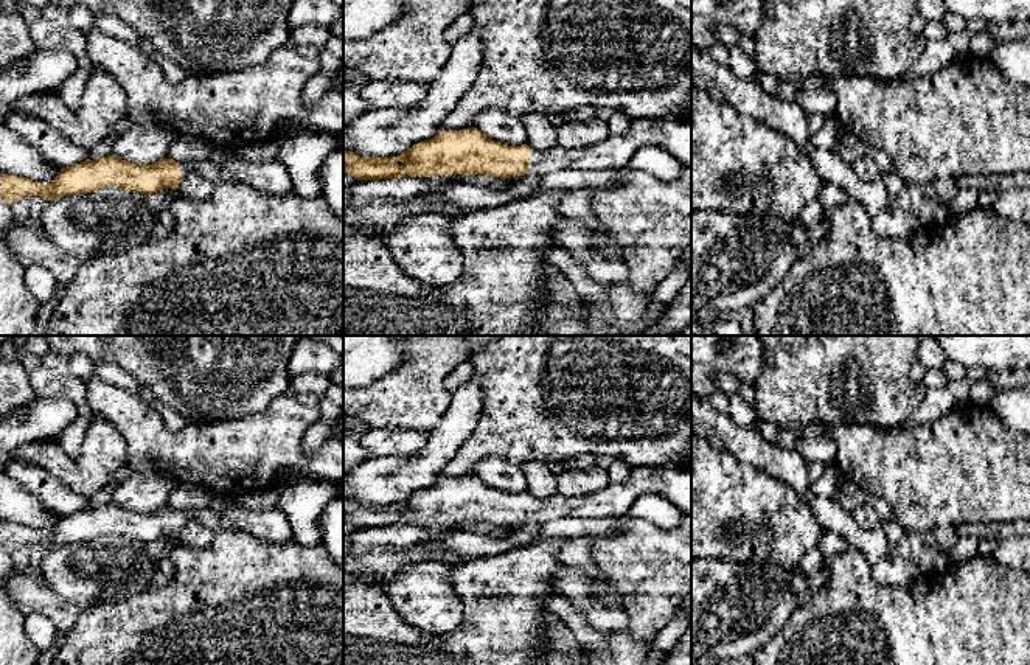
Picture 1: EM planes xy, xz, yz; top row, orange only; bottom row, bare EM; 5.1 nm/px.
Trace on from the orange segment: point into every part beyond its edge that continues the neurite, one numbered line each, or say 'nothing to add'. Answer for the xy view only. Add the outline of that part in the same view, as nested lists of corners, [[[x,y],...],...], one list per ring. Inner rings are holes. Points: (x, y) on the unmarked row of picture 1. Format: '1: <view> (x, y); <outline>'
1: xy (272, 525); [[[238,505],[219,511],[208,507],[200,510],[179,510],[179,517],[182,525],[197,521],[213,533],[233,527],[263,541],[281,542],[291,539],[291,525],[281,510],[253,511]]]

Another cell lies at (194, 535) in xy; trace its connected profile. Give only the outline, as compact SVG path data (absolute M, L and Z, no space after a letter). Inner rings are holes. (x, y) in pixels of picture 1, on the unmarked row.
M194 521L183 525L176 539L180 545L202 548L211 544L213 531L207 525Z

